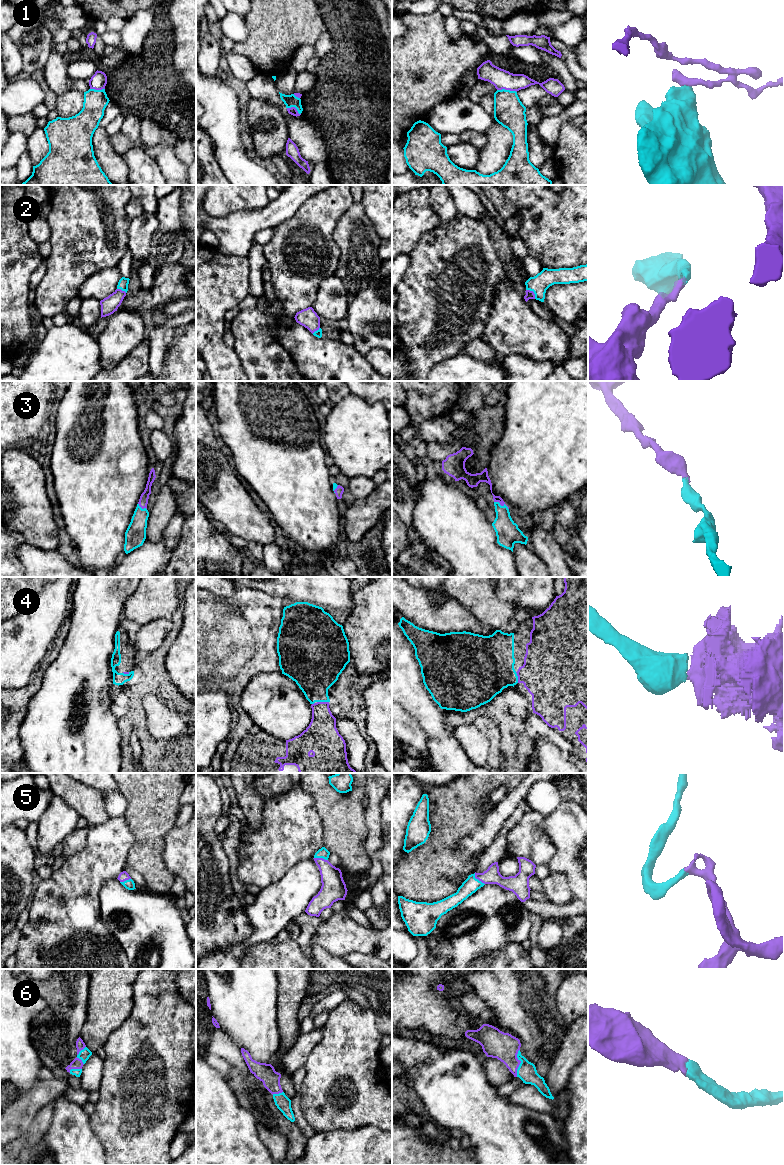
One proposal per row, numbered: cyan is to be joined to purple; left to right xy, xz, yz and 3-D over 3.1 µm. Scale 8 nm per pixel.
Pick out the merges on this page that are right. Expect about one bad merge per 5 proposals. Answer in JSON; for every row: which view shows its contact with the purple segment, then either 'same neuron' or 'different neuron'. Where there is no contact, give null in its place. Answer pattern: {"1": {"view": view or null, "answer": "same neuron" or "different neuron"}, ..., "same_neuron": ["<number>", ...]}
{"1": {"view": "yz", "answer": "different neuron"}, "2": {"view": "yz", "answer": "same neuron"}, "3": {"view": "yz", "answer": "same neuron"}, "4": {"view": "xz", "answer": "same neuron"}, "5": {"view": "yz", "answer": "same neuron"}, "6": {"view": "yz", "answer": "same neuron"}, "same_neuron": ["2", "3", "4", "5", "6"]}

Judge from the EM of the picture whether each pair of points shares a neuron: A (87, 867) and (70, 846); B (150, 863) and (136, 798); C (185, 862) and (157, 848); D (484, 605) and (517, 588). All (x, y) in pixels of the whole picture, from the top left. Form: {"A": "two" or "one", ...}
{"A": "two", "B": "one", "C": "two", "D": "two"}

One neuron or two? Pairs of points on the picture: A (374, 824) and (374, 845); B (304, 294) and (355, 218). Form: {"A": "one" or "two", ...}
{"A": "one", "B": "two"}

